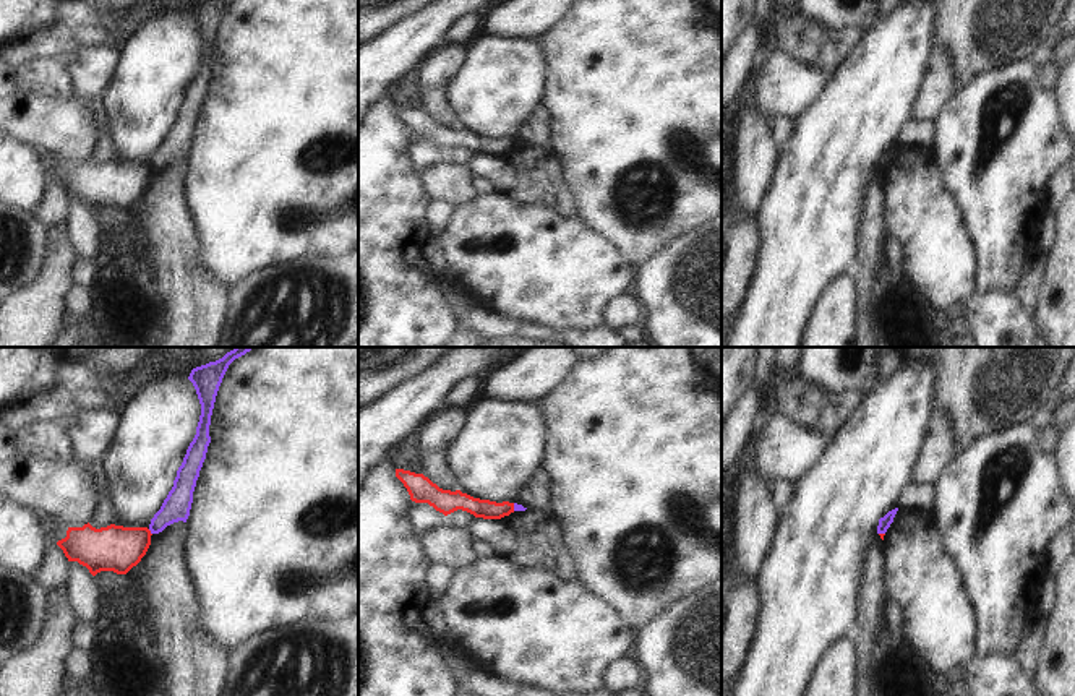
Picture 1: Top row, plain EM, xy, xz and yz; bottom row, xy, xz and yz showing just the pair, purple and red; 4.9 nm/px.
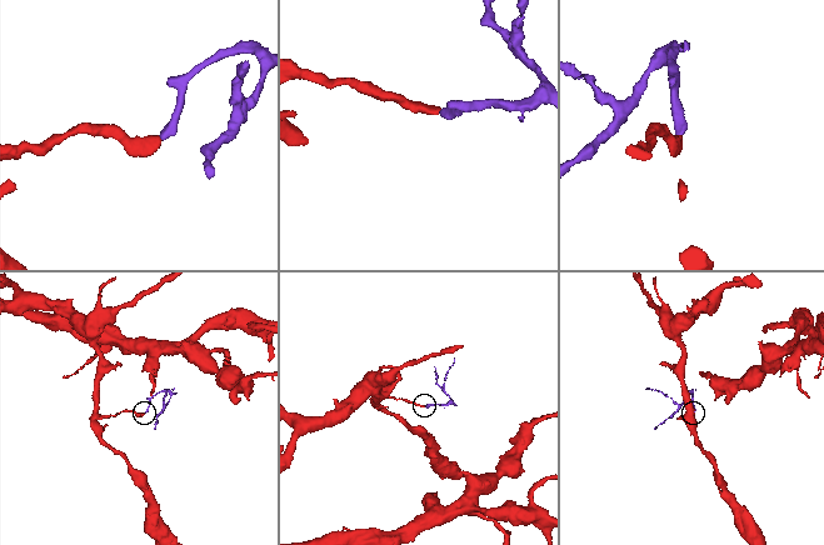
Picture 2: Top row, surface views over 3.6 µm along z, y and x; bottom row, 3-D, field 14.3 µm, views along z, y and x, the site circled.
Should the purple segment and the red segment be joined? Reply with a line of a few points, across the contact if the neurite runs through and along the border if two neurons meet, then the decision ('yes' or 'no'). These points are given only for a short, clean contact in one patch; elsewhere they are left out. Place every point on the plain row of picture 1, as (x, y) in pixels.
line xy (148, 166), (151, 171); no

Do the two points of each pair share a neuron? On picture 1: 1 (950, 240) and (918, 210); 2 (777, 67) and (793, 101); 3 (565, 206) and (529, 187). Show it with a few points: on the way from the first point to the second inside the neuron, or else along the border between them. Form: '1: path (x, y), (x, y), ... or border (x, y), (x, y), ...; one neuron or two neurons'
1: path (942, 234), (926, 218); one neuron
2: path (779, 75), (780, 83), (788, 93); one neuron
3: path (556, 198), (545, 187), (537, 187); one neuron

